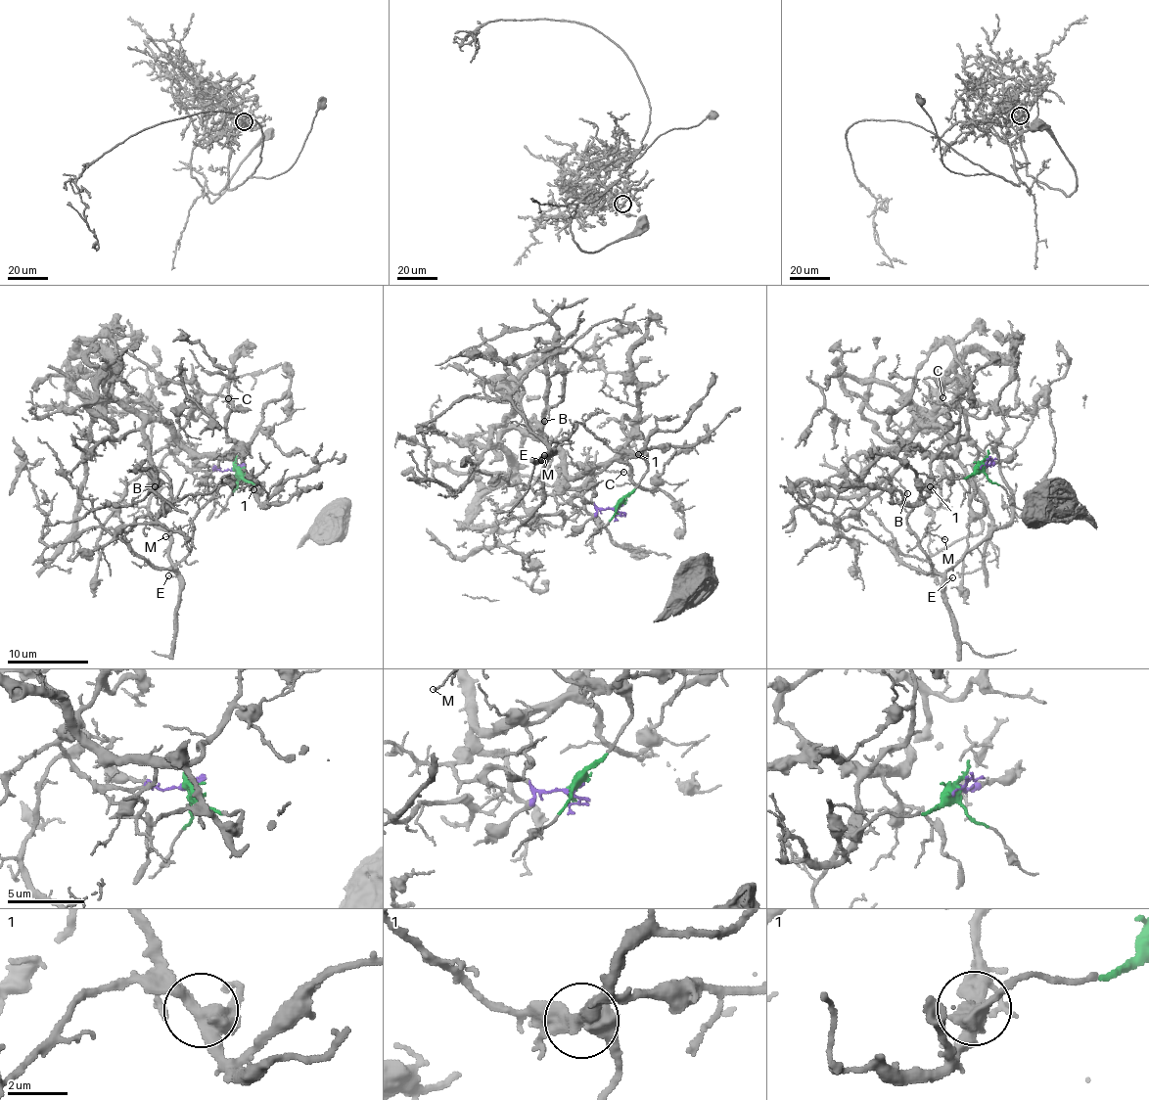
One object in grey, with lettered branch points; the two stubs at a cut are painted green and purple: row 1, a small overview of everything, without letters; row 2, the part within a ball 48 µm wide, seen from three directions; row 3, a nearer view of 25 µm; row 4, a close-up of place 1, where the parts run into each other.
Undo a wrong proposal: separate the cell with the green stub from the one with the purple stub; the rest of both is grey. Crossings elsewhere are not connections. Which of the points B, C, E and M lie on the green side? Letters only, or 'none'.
E, M

